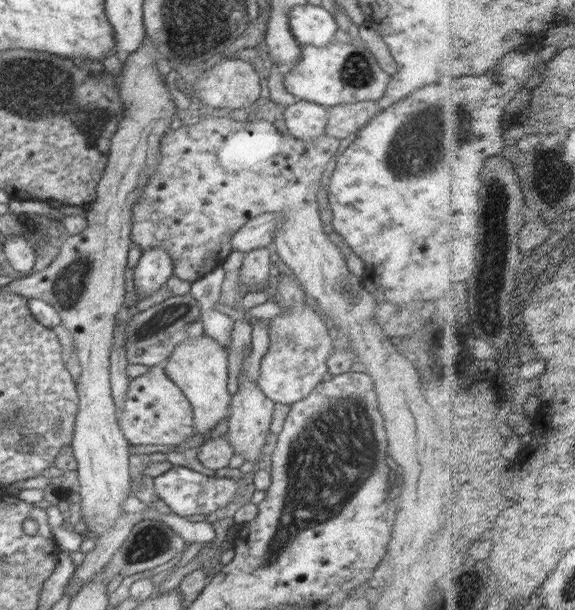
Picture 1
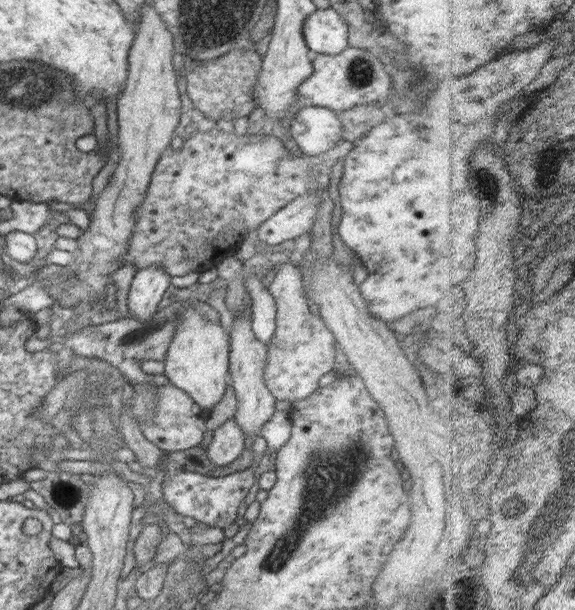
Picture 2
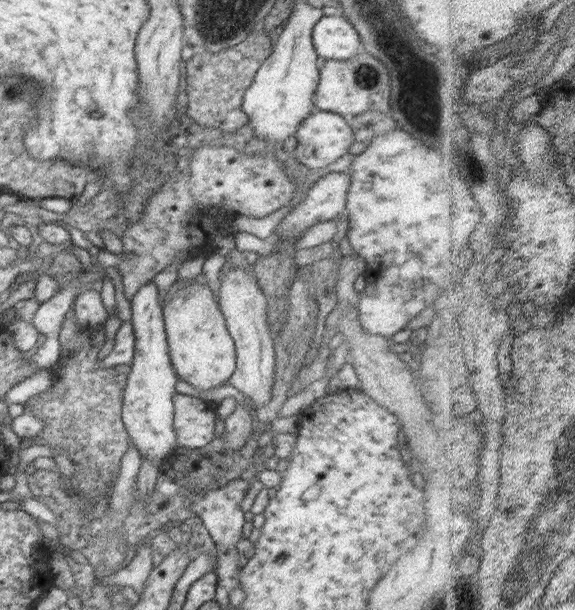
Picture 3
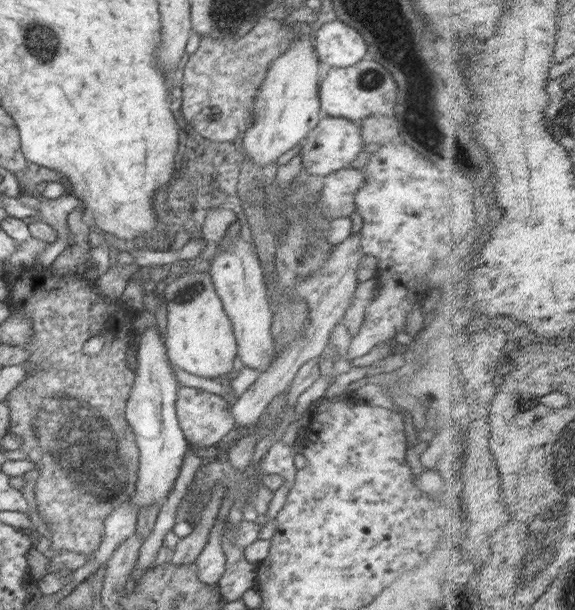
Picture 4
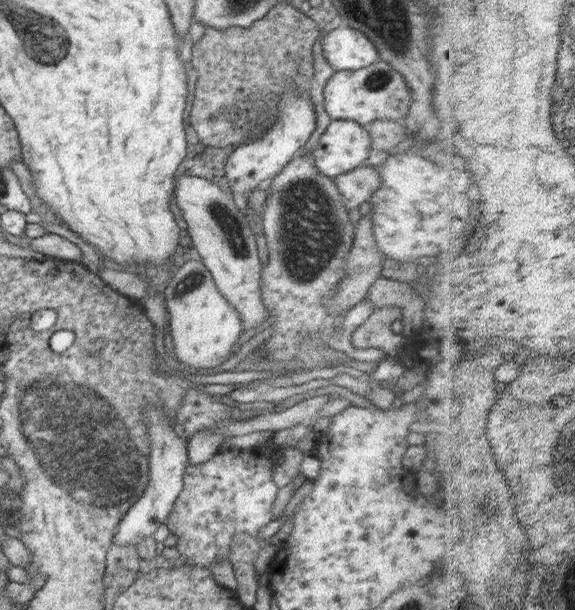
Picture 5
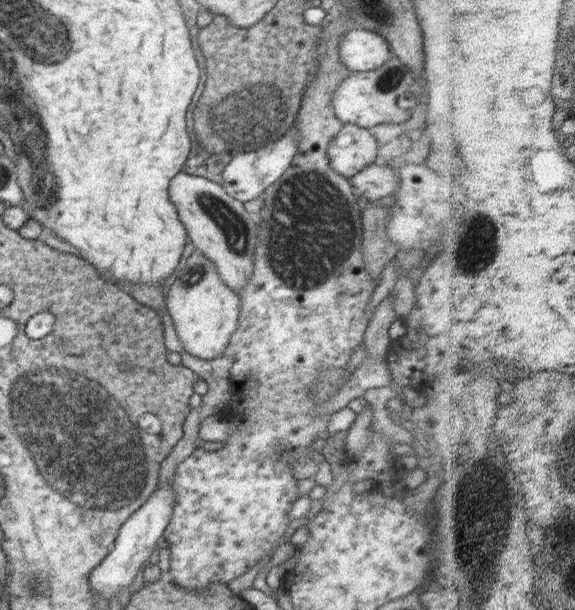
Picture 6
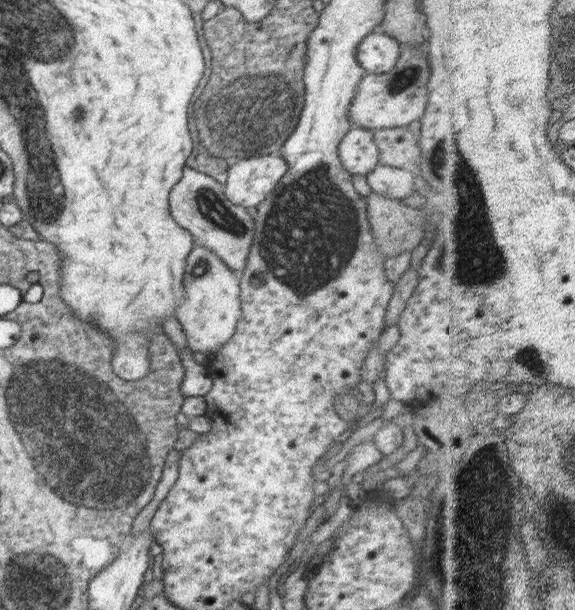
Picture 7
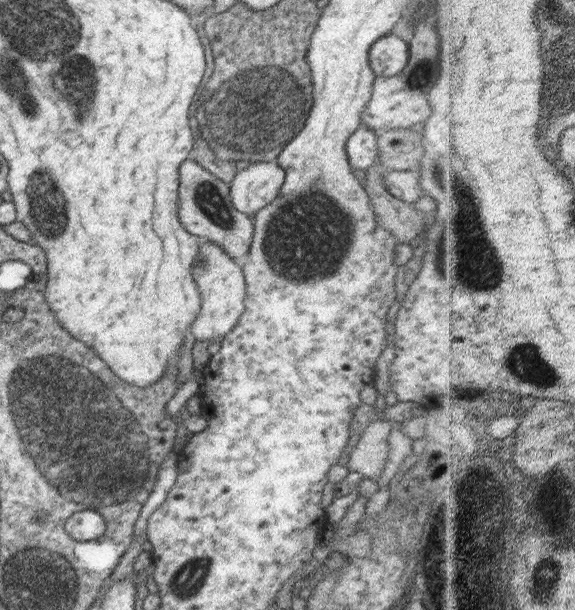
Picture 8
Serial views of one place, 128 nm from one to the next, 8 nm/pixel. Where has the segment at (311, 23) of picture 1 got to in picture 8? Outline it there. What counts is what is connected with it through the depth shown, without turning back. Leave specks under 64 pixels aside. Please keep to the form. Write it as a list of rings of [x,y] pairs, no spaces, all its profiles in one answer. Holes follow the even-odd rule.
[[[388,34],[370,47],[368,58],[374,74],[396,76],[408,63],[409,48],[399,36]]]

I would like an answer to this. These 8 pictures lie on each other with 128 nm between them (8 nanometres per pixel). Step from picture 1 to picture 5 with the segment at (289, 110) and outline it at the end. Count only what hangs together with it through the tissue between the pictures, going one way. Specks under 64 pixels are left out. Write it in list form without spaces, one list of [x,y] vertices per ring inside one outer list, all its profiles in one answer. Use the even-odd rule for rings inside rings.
[[[353,120],[330,121],[319,139],[320,145],[312,150],[314,163],[322,176],[335,177],[344,174],[356,167],[365,165],[370,155],[371,138],[368,130]]]

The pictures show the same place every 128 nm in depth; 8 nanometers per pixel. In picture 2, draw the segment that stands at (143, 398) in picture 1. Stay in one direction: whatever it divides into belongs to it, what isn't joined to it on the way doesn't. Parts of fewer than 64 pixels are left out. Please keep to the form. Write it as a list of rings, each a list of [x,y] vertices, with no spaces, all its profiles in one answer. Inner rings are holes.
[[[171,384],[158,386],[156,398],[158,398],[156,413],[152,415],[152,419],[148,419],[148,423],[144,421],[140,425],[142,434],[165,452],[186,450],[198,446],[206,431],[206,415],[202,408],[190,398],[187,392]]]

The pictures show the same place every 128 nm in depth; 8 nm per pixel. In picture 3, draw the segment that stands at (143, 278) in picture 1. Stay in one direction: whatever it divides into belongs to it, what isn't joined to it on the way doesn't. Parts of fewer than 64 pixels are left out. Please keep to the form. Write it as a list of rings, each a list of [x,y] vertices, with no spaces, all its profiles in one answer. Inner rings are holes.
[[[150,281],[133,295],[132,321],[135,334],[132,371],[128,375],[128,386],[124,389],[122,418],[127,434],[140,454],[157,462],[158,468],[164,471],[169,458],[176,450],[174,434],[174,394],[178,381],[170,360],[163,308],[158,302],[159,291],[156,284]]]

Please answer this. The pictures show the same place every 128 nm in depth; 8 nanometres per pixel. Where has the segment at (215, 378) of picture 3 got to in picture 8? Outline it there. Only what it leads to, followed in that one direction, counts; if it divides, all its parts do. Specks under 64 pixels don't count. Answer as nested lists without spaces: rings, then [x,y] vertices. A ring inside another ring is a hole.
[[[203,243],[191,265],[191,274],[200,292],[201,306],[196,319],[190,323],[190,335],[195,340],[213,340],[226,336],[245,309],[246,280],[242,270],[244,261],[236,262],[213,243]]]

